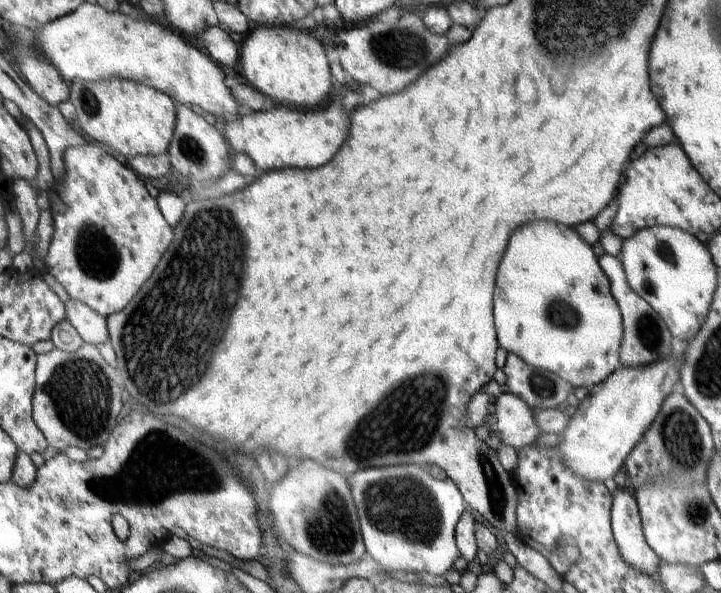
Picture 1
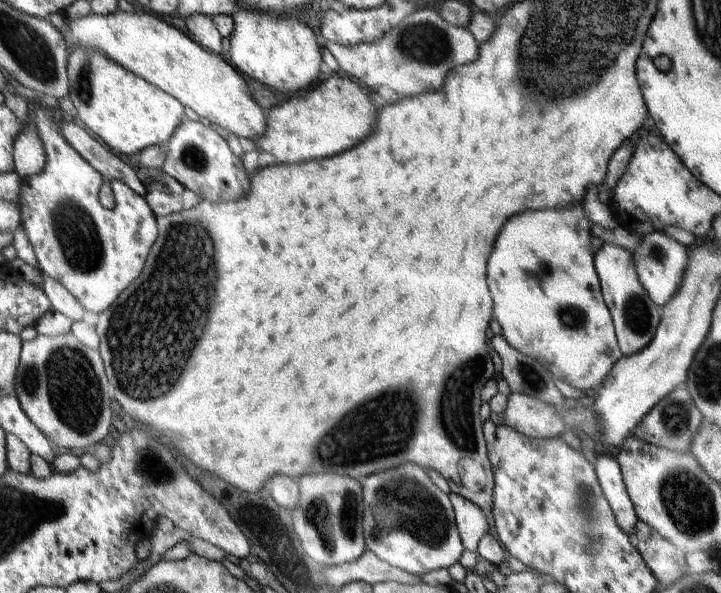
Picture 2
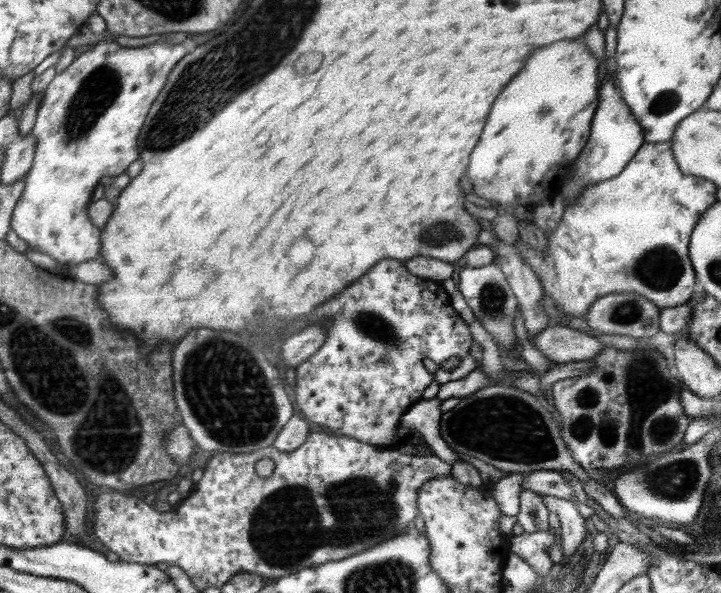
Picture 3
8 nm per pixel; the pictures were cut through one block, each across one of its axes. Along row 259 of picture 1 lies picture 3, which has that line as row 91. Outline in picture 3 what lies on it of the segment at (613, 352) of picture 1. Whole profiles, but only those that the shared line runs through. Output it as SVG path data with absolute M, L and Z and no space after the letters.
M556 42L538 48L524 70L514 76L494 102L484 132L470 154L468 178L474 184L474 192L483 199L494 201L501 211L507 207L524 210L529 214L544 199L559 193L562 181L572 162L579 156L591 132L591 122L598 106L598 68L600 62L590 54L586 42Z

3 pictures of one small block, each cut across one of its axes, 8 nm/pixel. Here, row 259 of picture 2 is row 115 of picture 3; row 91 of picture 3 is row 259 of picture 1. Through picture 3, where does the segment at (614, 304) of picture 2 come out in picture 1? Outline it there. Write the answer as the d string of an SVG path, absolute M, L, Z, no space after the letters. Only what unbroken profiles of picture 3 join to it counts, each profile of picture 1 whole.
M605 254L600 257L600 268L604 270L607 279L610 280L610 292L616 299L620 312L622 312L623 333L620 345L620 362L628 368L642 368L650 366L654 362L666 360L675 350L676 341L668 330L662 317L648 304L633 288L630 288L626 280L626 274L620 259Z

